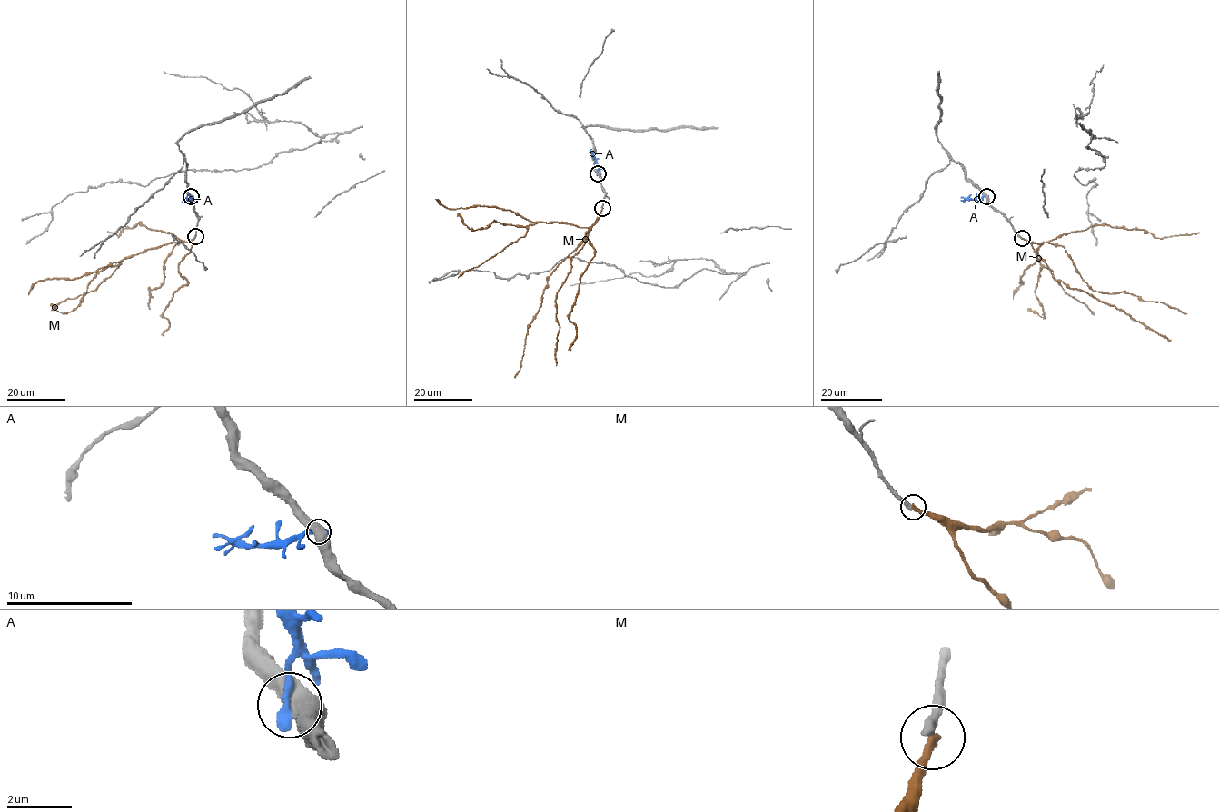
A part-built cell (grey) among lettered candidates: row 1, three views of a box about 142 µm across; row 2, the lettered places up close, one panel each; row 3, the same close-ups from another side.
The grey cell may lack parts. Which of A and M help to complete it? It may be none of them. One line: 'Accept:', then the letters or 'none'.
Accept: M

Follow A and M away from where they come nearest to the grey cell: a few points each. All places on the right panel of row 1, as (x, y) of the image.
A: (986, 196), (973, 199), (961, 197)
M: (1022, 238), (1043, 243), (1063, 234), (1105, 224), (1142, 229), (1159, 238), (1199, 232)

